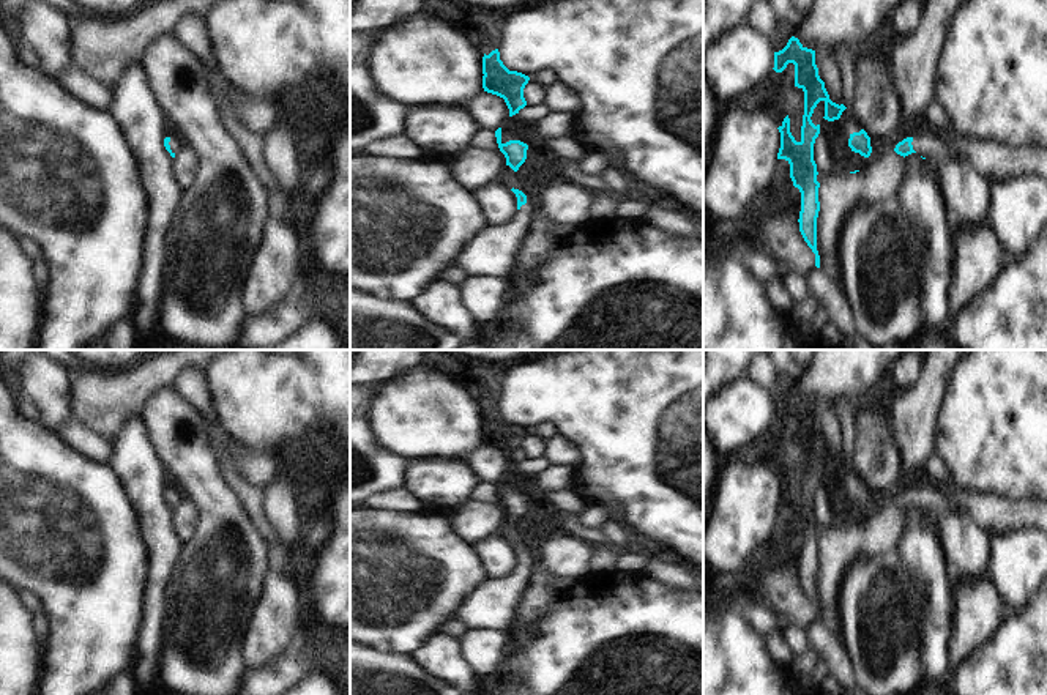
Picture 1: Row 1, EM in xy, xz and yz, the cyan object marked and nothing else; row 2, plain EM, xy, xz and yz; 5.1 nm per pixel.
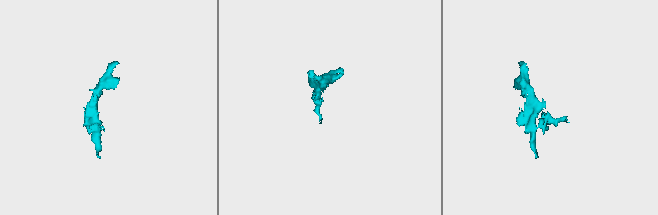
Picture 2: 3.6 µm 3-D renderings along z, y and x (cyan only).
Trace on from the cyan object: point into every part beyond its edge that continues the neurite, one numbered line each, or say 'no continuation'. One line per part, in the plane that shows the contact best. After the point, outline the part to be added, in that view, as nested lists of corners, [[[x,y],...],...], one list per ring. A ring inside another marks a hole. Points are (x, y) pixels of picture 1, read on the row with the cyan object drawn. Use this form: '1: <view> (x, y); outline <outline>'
1: xy (177, 142); outline [[[178,131],[170,136],[169,145],[170,145],[172,153],[177,154],[184,147],[184,143],[186,142]]]

